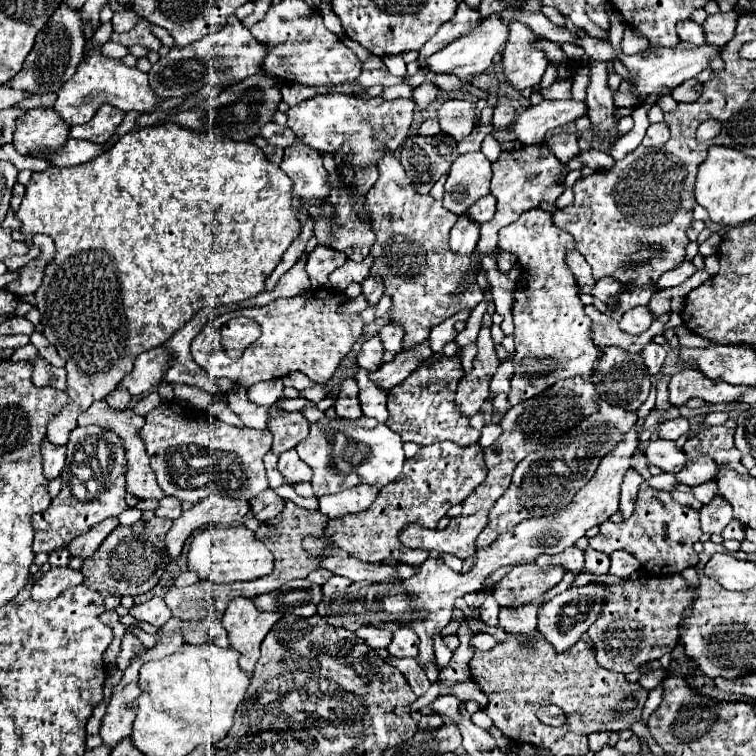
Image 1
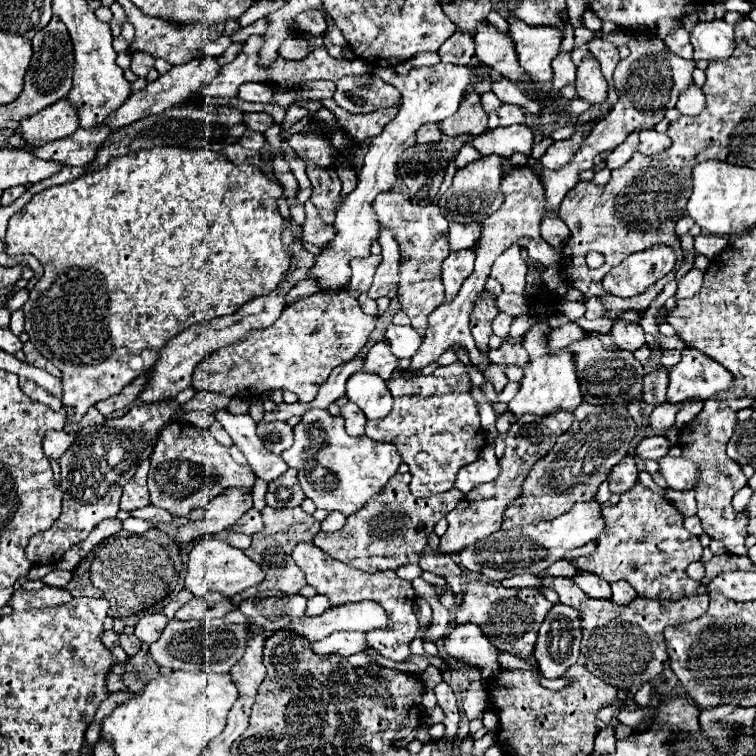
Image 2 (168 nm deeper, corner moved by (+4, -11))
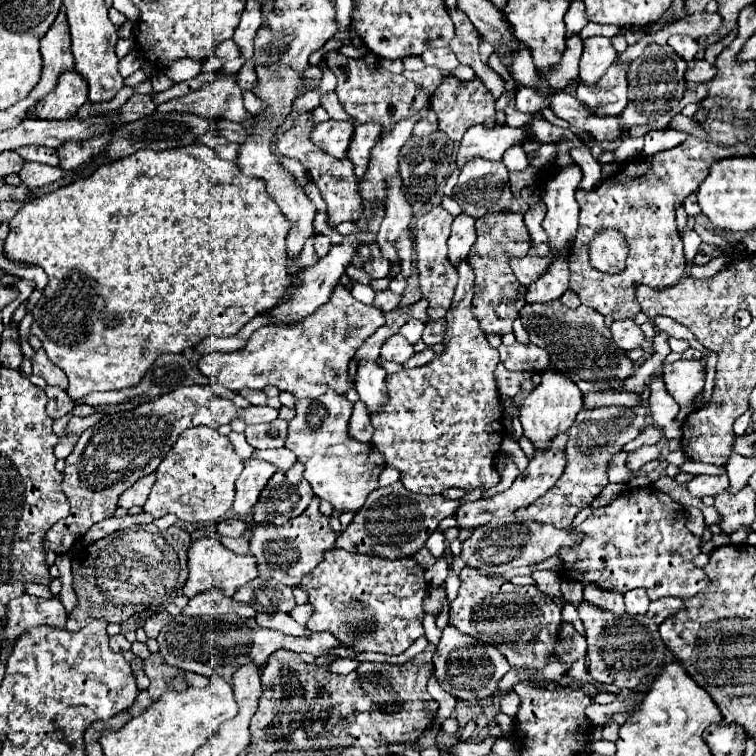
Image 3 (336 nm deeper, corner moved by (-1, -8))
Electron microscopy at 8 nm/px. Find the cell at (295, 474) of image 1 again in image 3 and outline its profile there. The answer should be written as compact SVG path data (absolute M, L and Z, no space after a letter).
M296 463L288 471L276 473L270 483L264 487L264 493L258 497L258 503L252 513L252 521L284 525L290 519L302 515L310 505L314 493L304 479L304 465Z

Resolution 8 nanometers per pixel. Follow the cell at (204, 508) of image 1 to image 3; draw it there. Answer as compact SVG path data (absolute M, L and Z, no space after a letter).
M248 457L242 463L244 463L244 471L236 481L236 497L234 497L232 509L240 515L246 515L252 511L252 507L260 497L260 491L266 487L268 479L278 469L272 463L258 457Z

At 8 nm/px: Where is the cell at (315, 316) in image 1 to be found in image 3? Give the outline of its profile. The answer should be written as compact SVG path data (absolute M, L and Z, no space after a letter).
M340 285L332 299L302 323L294 327L264 325L252 333L240 351L208 353L200 361L200 369L208 375L210 381L232 391L262 389L266 385L274 385L280 391L292 393L296 399L316 399L328 389L346 393L350 387L354 387L354 381L348 375L350 359L360 349L360 345L382 325L384 315L380 309L356 301L352 293Z

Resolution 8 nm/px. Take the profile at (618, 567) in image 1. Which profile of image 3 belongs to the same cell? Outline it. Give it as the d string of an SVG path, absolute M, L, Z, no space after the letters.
M644 589L628 591L624 595L624 601L626 601L626 613L630 613L630 615L644 615L648 611L648 605L650 605L650 599L644 593Z

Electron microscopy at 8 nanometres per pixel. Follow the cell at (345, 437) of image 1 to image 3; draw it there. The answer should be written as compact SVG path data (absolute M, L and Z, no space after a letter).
M328 391L318 399L298 399L294 409L296 417L288 421L286 447L296 453L298 461L306 467L304 477L312 485L312 491L334 505L336 511L358 511L368 493L378 489L378 475L384 469L384 459L376 453L376 447L362 445L348 437L348 417L352 403L346 395Z

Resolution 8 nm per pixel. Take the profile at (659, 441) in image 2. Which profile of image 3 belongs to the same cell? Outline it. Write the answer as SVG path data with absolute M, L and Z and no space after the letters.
M656 445L640 447L640 449L632 451L632 453L628 453L626 467L628 467L630 471L638 471L638 469L640 469L642 465L646 465L648 461L652 461L652 459L658 459L658 455L660 455L660 451L658 451L658 447L656 447Z

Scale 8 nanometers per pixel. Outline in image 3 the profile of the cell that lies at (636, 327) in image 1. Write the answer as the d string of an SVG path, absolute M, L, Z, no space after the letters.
M632 319L614 321L614 323L610 325L610 331L612 331L614 343L616 343L620 349L624 349L624 351L632 351L632 349L640 347L640 343L644 341L642 329L640 329Z

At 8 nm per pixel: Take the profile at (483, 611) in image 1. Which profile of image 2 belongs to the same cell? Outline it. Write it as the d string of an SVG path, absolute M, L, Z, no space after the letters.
M461 624L451 634L447 634L445 642L447 654L453 658L461 658L465 664L477 666L483 672L483 678L489 680L497 670L497 648L483 634L479 624Z

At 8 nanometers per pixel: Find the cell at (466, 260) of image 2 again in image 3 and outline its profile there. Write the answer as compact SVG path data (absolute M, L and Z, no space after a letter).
M468 261L458 265L458 275L460 281L454 293L454 301L446 313L446 333L442 341L444 351L436 355L428 365L386 375L388 403L370 415L370 423L374 427L374 447L384 455L388 467L400 471L402 485L408 491L422 495L436 495L448 487L458 487L464 491L490 489L500 483L500 475L496 473L494 465L500 453L500 443L506 437L504 411L494 381L494 369L498 367L500 357L498 349L486 341L486 335L470 309L474 297L474 273Z

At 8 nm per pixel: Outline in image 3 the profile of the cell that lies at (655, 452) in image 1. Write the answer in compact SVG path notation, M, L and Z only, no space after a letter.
M696 475L690 483L688 483L688 491L696 497L704 497L704 495L718 495L722 491L728 489L728 475L720 475L720 477L710 477L710 475Z

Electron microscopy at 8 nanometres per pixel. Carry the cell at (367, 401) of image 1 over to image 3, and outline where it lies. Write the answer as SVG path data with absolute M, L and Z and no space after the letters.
M360 361L356 373L356 391L370 413L388 401L384 377L386 371L380 365L376 365L374 361Z

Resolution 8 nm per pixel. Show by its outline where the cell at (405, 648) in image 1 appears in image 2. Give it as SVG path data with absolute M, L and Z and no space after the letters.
M299 542L291 556L293 556L295 564L303 570L307 584L311 584L319 594L329 596L331 606L339 606L339 604L345 604L345 602L357 602L357 600L375 600L375 602L383 604L383 608L391 616L391 628L375 630L375 632L367 634L367 644L371 648L375 648L385 658L391 658L391 660L397 660L397 662L403 662L403 660L409 658L409 654L411 654L409 644L415 638L417 628L419 628L417 618L411 610L413 598L415 598L415 590L413 590L411 582L397 578L393 570L369 574L369 572L359 572L355 568L349 568L343 562L321 552L313 542Z

